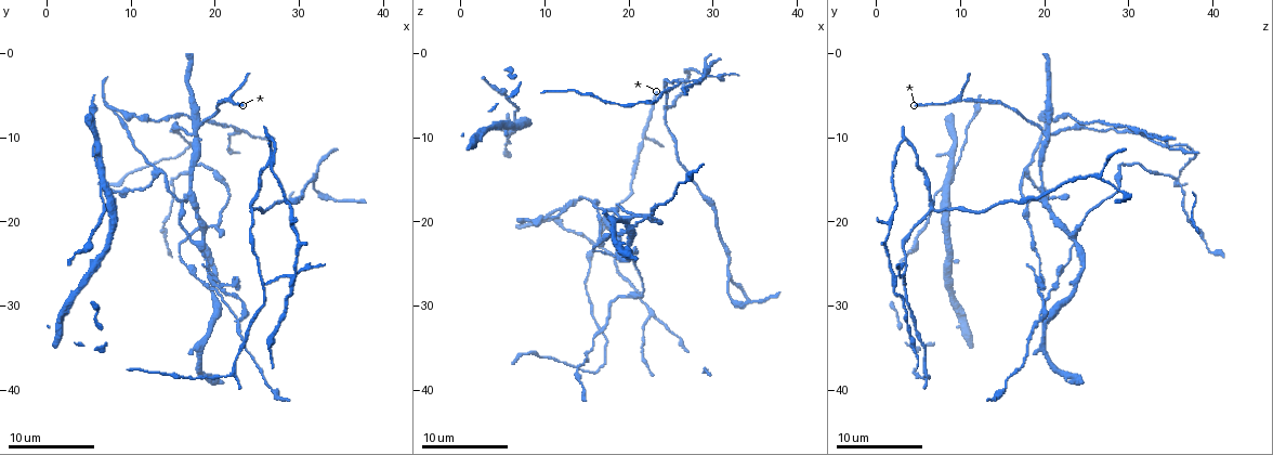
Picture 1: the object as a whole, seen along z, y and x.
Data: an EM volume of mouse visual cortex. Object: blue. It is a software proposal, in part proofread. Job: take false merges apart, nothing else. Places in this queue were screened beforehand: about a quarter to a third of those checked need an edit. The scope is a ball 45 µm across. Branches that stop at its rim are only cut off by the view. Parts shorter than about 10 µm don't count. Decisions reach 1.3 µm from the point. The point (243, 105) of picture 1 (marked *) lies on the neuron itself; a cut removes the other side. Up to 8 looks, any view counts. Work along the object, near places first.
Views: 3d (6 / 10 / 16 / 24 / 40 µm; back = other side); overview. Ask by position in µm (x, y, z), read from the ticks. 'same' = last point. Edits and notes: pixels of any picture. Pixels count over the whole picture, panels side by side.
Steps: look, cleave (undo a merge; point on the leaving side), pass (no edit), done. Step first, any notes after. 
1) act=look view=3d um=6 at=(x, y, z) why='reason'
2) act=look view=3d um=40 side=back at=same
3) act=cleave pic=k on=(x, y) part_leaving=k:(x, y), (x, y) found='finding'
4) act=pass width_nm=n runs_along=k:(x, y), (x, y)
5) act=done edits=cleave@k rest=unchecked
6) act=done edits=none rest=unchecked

act=look view=3d um=10 at=(17.6, 9.2, 20.6) why='four or more arms meet'

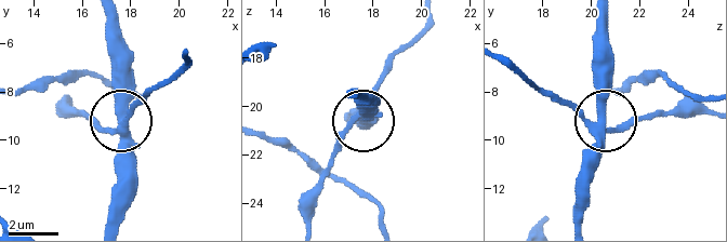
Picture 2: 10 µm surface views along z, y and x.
act=pass width_nm=360 runs_along=2:(184, 53), (122, 121), (122, 30) found='continuous, no second neuron'

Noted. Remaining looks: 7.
act=look view=3d um=6 at=(22.8, 31.8, 19.4) why='thin arm on a thick one'

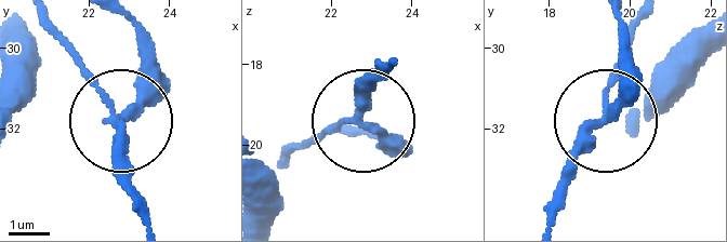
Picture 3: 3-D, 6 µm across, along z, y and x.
act=pass runs_along=3:(362, 132), (383, 138), (362, 115), (372, 59) found='all the same neuron'

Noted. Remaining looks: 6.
act=look view=3d um=10 at=(18.2, 26.8, 21.6) why='narrows sharply'

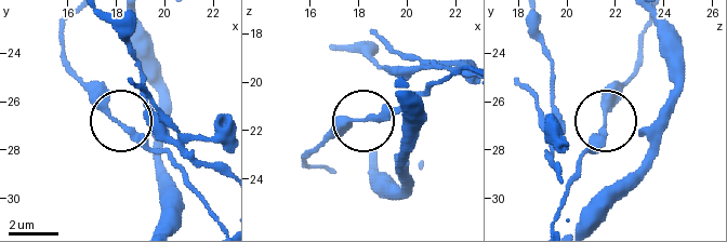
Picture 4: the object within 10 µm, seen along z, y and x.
act=pass runs_along=4:(222, 222), (170, 160), (139, 140), (79, 81) found='all the same neuron'

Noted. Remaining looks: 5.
act=look view=3d um=10 at=(16.8, 17.4, 20.2) why='four arms meet'

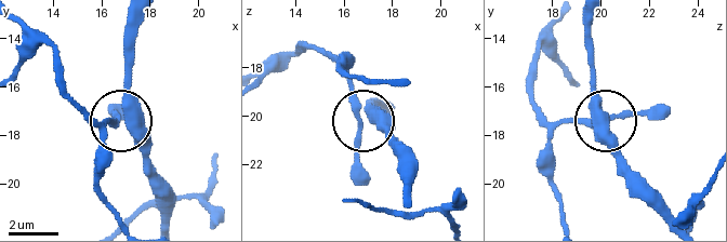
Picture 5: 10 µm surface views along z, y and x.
act=pass arms=4 runs_along=5:(135, 22), (127, 126), (151, 162) found='all the same neuron'

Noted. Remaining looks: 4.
act=done edits=none rest=unchecked

